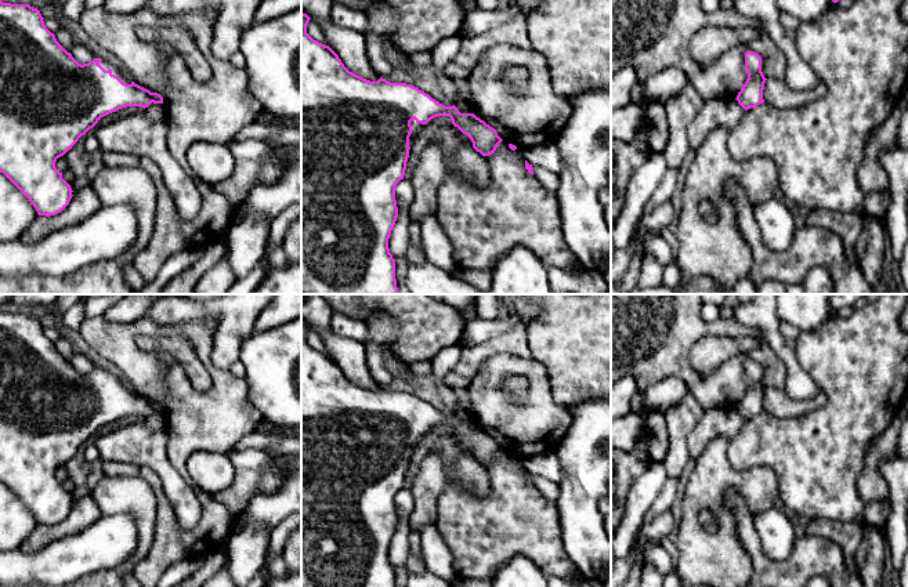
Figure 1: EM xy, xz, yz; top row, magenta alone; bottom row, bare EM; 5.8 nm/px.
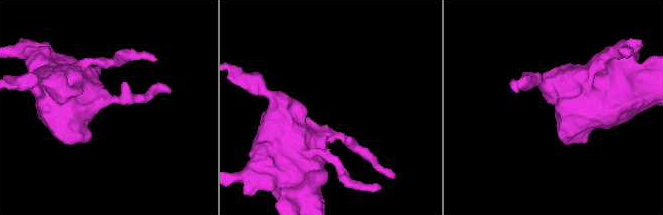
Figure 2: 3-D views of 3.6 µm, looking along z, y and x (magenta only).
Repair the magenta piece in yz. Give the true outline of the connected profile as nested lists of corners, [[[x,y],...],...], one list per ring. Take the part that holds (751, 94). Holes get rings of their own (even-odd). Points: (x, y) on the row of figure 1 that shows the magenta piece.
[[[746,51],[745,70],[748,79],[735,99],[745,110],[748,110],[764,102],[763,90],[767,79],[762,72],[762,57],[753,51]]]

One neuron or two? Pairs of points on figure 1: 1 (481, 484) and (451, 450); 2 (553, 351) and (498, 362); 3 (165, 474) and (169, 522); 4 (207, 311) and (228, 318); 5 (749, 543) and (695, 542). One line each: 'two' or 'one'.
1: two
2: two
3: two
4: one
5: two

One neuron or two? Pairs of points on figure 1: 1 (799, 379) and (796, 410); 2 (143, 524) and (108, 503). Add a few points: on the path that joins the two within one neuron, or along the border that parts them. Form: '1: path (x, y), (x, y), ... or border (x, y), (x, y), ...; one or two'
1: border (782, 388), (795, 399), (810, 399), (820, 391); two
2: path (138, 514), (127, 503), (118, 503); one

